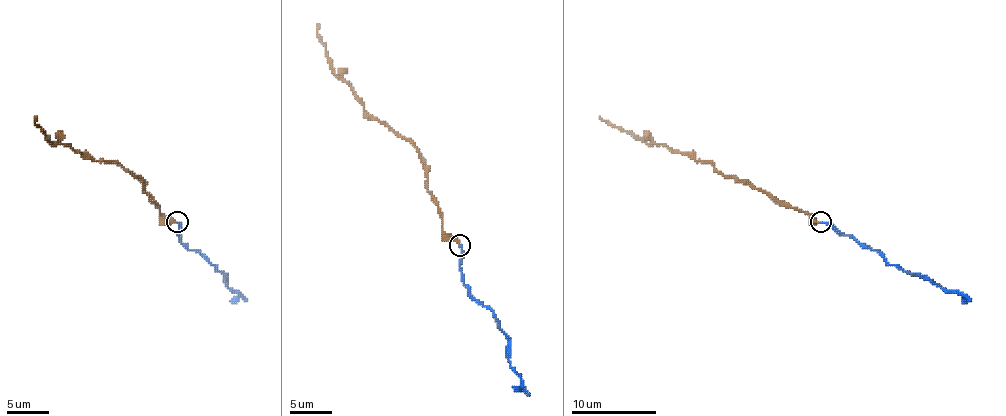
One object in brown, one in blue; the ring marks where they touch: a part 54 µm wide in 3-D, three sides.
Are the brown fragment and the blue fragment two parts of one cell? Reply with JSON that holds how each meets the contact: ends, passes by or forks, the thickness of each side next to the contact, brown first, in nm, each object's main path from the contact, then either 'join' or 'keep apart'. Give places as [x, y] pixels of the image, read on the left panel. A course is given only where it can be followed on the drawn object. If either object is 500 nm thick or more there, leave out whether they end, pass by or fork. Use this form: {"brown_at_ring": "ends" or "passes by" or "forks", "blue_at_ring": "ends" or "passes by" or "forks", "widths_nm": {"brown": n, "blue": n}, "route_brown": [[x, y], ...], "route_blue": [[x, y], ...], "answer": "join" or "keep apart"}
{"brown_at_ring": "ends", "blue_at_ring": "ends", "widths_nm": {"brown": 260, "blue": 150}, "route_brown": [[177, 222], [160, 212], [138, 178], [115, 163], [92, 161], [66, 144], [52, 144], [35, 123], [37, 116]], "route_blue": [[177, 222], [179, 239], [225, 273], [227, 286], [247, 301]], "answer": "join"}

